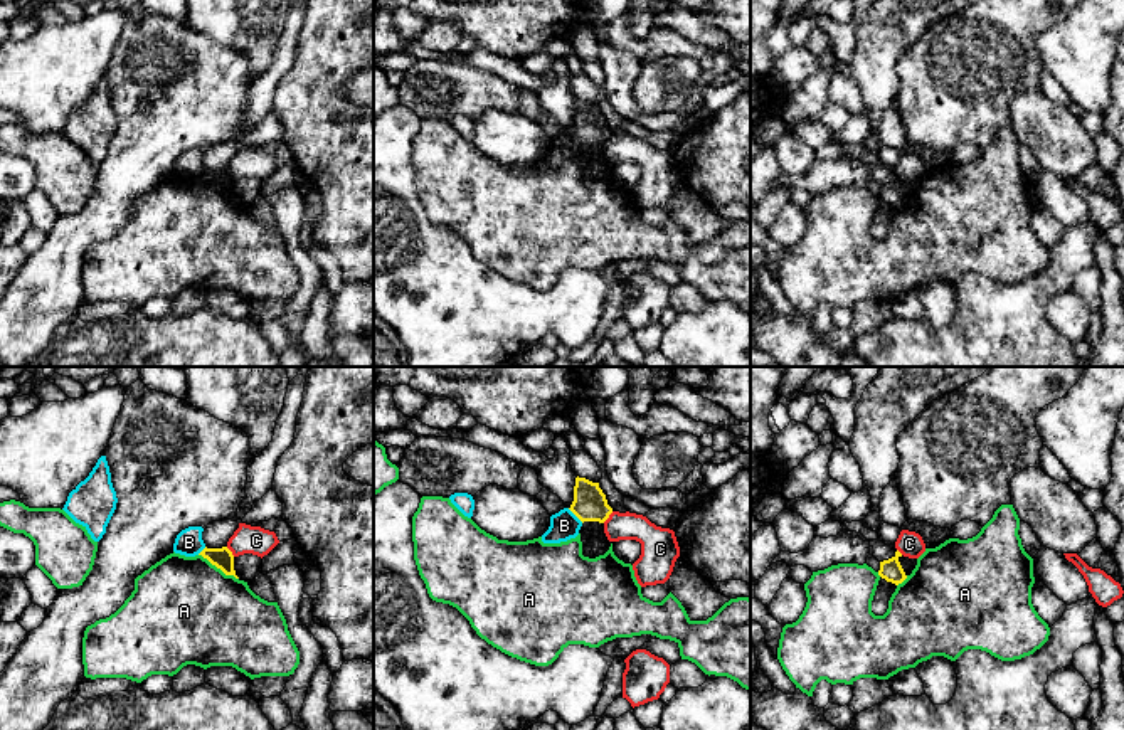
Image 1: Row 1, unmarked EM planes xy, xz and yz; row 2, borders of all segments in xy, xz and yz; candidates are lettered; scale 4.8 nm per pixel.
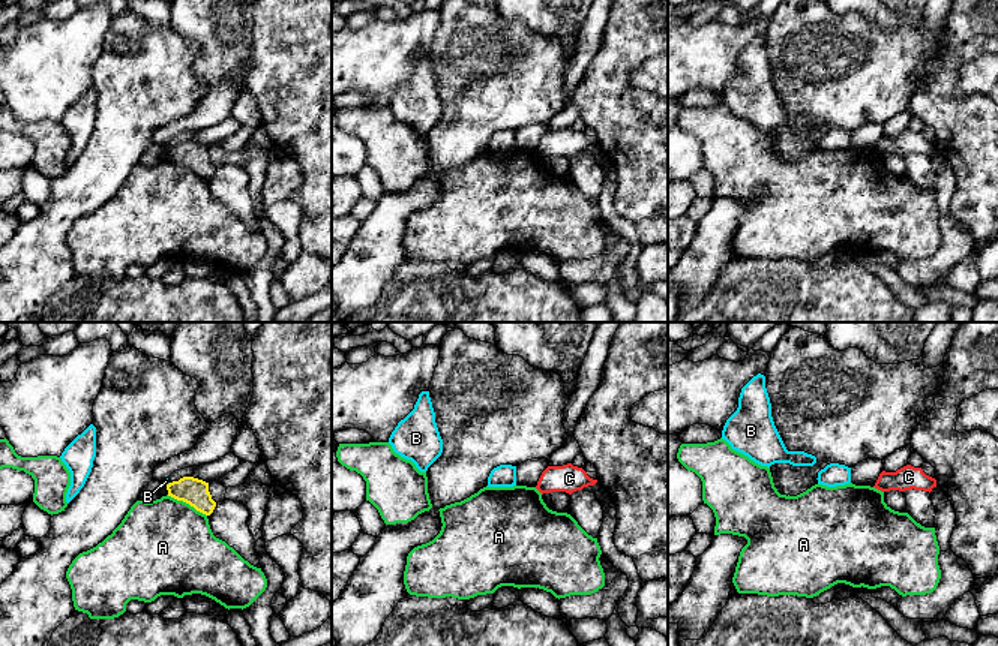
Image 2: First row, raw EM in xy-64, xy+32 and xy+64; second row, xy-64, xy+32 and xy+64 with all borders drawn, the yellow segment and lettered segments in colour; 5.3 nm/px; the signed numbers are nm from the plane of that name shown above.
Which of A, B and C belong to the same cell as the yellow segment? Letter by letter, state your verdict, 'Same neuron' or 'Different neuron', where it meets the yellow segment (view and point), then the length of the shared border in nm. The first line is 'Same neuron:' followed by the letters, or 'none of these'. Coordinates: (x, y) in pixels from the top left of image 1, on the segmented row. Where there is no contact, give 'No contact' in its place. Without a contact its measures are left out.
Same neuron: none of these
A: Different neuron. Touches yellow at xy (219, 567). Shared border 220 nm
B: Different neuron. Touches yellow at xz (576, 515). Shared border 100 nm
C: Different neuron. Touches yellow at xz (608, 517). Shared border 80 nm

